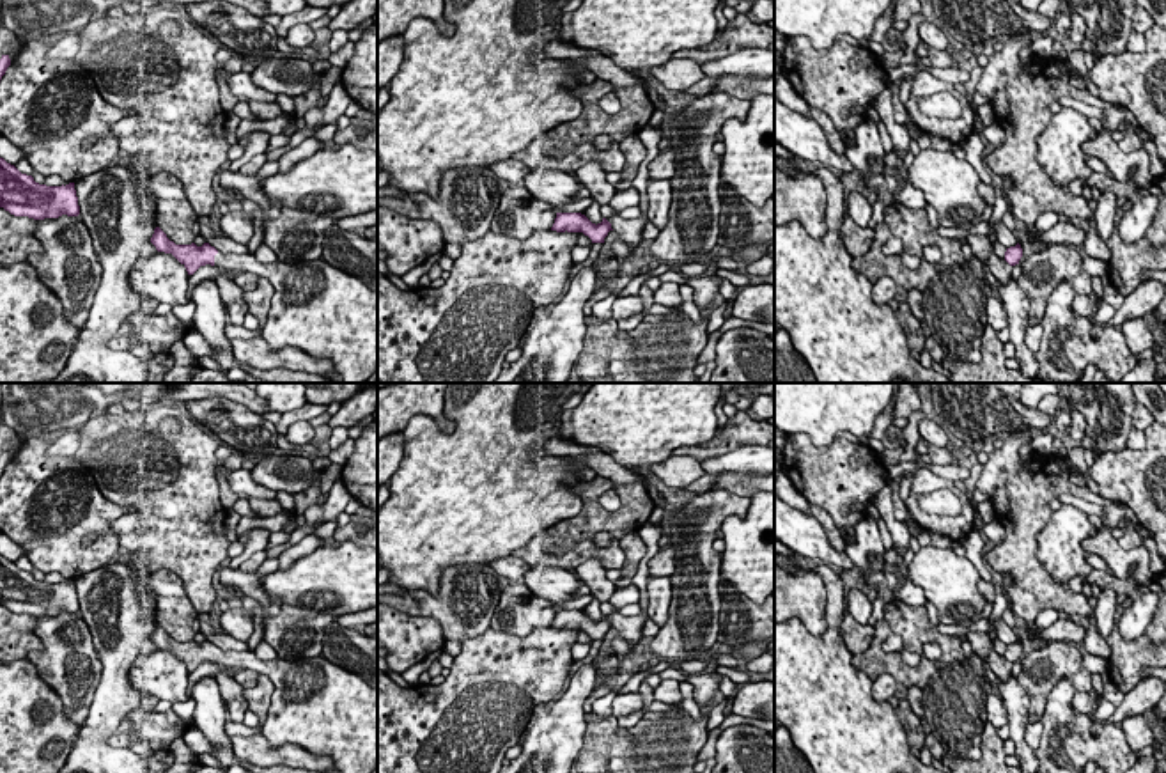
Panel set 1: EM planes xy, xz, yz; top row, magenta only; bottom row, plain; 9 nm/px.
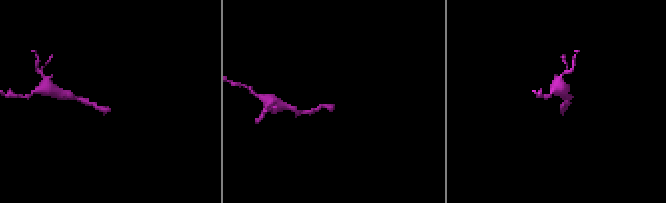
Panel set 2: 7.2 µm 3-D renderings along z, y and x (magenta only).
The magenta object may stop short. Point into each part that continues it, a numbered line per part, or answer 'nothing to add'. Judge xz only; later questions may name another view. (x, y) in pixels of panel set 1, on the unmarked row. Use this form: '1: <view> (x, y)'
nothing to add

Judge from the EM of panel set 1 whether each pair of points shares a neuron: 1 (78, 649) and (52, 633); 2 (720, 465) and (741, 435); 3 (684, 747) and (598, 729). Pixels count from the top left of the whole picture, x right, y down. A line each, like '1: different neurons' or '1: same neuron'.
1: same neuron
2: different neurons
3: same neuron

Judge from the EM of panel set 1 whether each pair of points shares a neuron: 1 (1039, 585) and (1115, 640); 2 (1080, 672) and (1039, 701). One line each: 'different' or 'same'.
1: different
2: same

